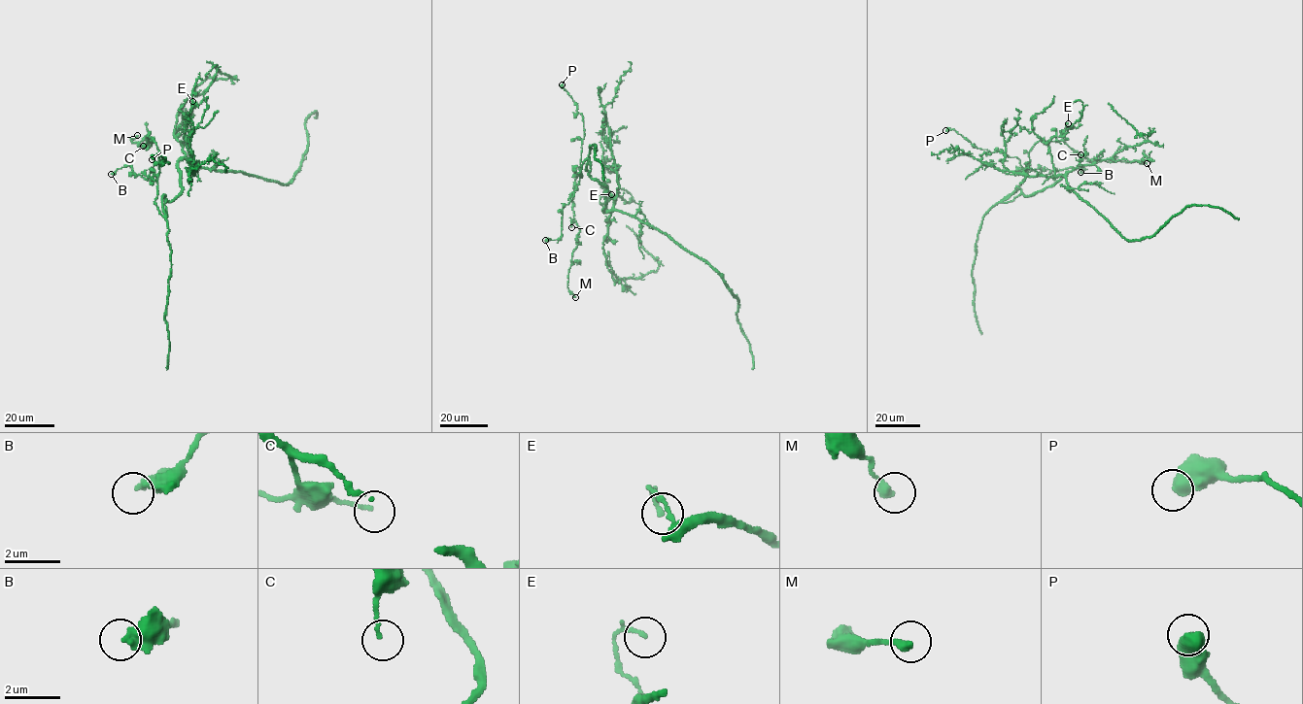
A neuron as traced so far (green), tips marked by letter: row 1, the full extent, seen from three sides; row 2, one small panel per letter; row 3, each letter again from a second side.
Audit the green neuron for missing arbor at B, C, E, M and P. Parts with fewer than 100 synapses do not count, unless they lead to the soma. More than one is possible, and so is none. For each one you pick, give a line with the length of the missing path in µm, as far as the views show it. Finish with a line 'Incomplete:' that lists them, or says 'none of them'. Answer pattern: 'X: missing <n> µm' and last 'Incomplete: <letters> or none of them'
Incomplete: none of them

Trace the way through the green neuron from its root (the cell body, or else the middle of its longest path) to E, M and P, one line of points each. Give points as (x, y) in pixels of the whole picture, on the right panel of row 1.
E: (1057, 181), (1067, 173), (1055, 175), (1048, 142), (1053, 136), (1064, 136), (1068, 123)
M: (1057, 181), (1029, 196), (1001, 202), (1019, 186), (1029, 151), (1039, 141), (1063, 141), (1089, 161), (1147, 163)
P: (1057, 181), (1029, 196), (1001, 202), (1025, 178), (1020, 160), (978, 149), (955, 130), (945, 130)

